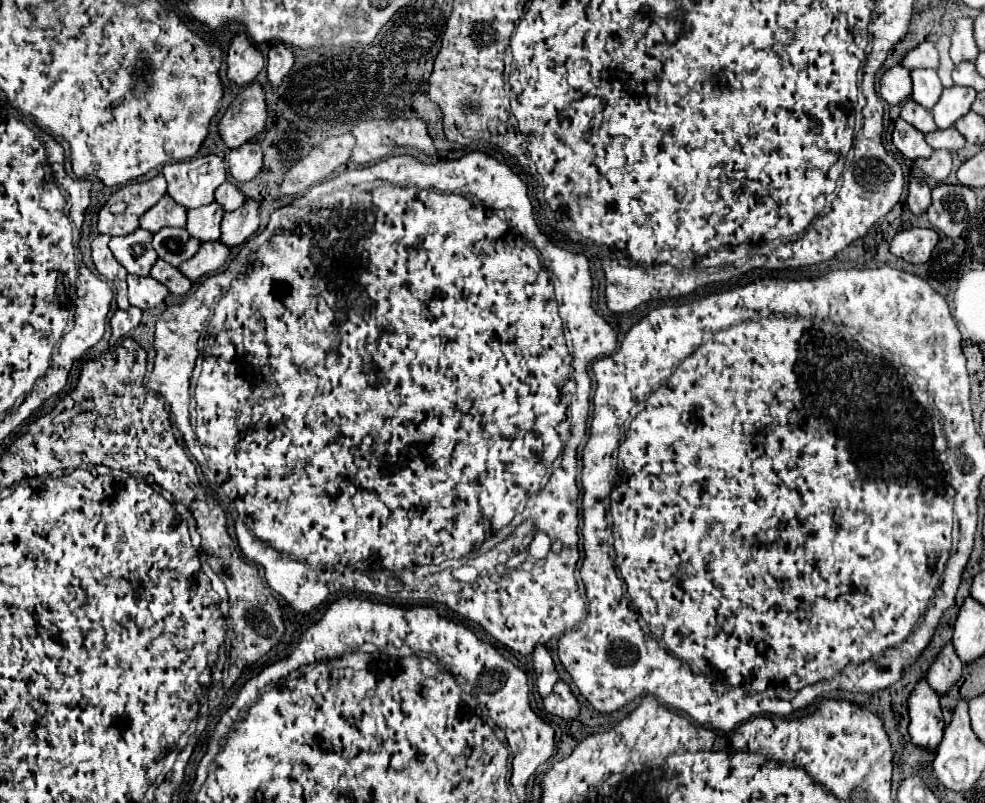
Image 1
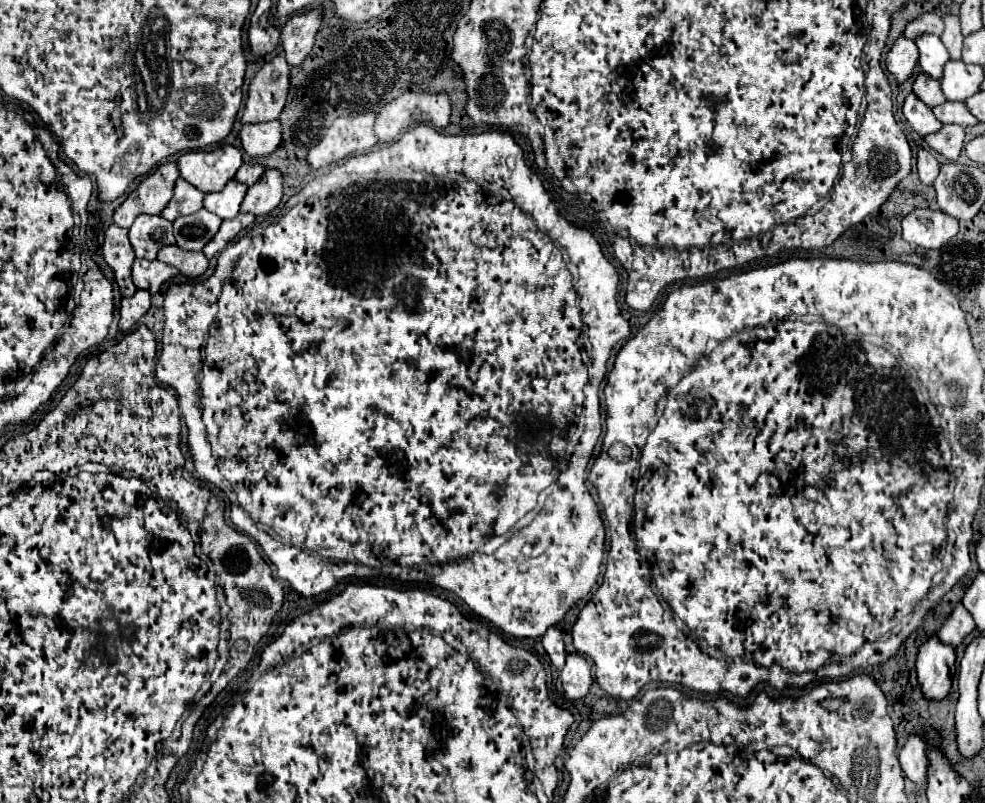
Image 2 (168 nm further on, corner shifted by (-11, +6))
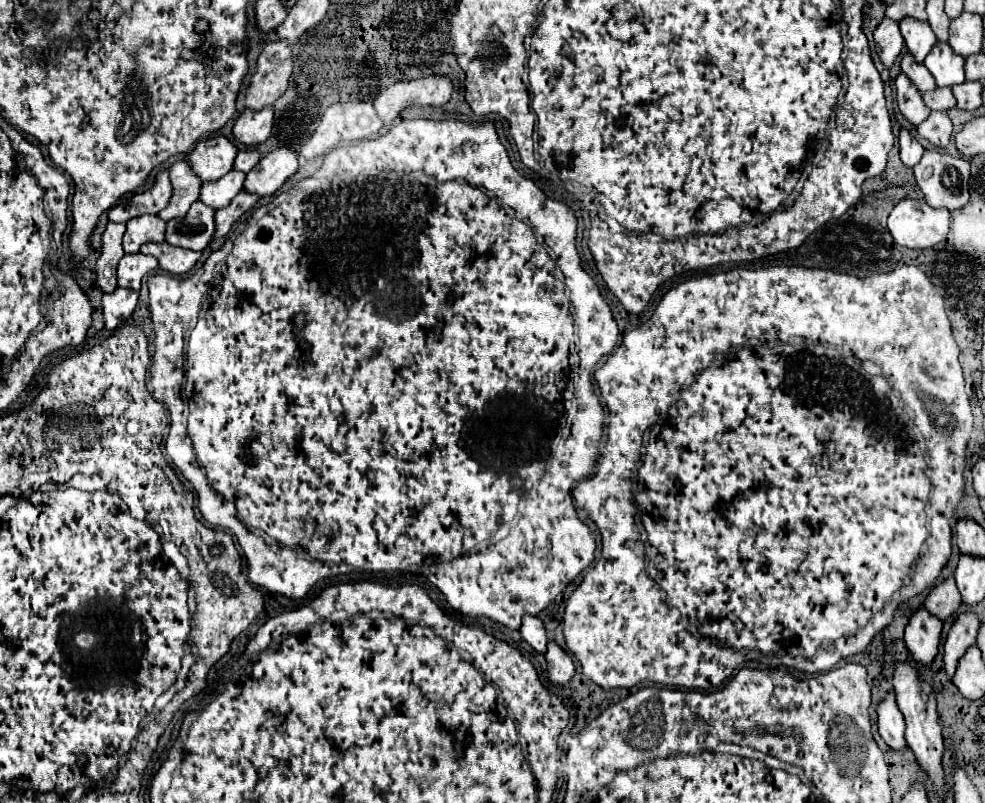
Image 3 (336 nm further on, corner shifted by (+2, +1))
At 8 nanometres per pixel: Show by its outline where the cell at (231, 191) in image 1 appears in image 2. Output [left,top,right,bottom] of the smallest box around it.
[235,164,265,186]

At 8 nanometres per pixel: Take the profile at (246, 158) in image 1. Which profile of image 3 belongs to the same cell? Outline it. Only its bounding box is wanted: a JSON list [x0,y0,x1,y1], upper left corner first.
[234,107,274,145]

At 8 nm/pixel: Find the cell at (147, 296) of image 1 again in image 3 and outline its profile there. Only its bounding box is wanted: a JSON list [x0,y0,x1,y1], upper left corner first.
[118,253,158,291]

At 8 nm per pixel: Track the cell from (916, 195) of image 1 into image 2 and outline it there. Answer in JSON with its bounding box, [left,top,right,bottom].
[917,150,939,186]

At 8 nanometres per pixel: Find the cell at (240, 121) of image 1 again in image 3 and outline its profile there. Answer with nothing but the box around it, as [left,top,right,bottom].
[246,41,292,107]

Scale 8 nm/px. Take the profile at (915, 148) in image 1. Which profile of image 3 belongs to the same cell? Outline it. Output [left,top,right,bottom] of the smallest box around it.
[896,71,930,125]

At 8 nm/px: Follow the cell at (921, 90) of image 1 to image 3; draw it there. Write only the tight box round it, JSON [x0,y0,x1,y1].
[900,17,936,61]

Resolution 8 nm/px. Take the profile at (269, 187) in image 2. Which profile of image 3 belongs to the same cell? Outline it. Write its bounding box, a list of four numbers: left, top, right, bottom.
[244,147,300,197]

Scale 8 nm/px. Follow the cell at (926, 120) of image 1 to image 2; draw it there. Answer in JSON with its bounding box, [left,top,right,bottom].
[913,74,945,108]

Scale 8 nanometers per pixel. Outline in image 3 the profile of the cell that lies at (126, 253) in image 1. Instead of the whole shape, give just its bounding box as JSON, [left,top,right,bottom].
[124,215,166,253]

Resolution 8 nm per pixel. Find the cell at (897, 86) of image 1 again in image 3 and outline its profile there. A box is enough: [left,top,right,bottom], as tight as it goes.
[874,17,904,67]

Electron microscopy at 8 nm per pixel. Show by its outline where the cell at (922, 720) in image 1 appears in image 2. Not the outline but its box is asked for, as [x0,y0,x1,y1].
[917,636,955,700]

